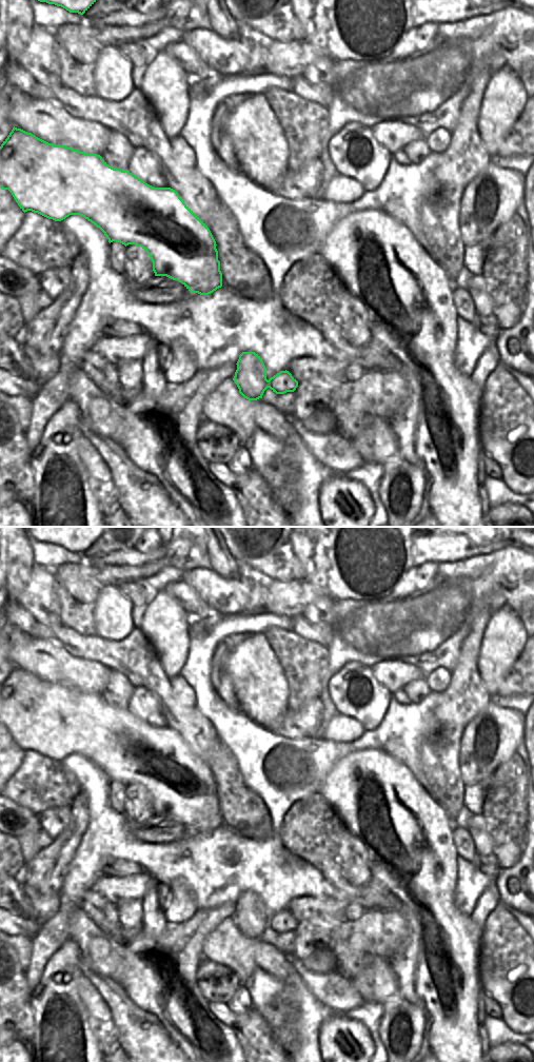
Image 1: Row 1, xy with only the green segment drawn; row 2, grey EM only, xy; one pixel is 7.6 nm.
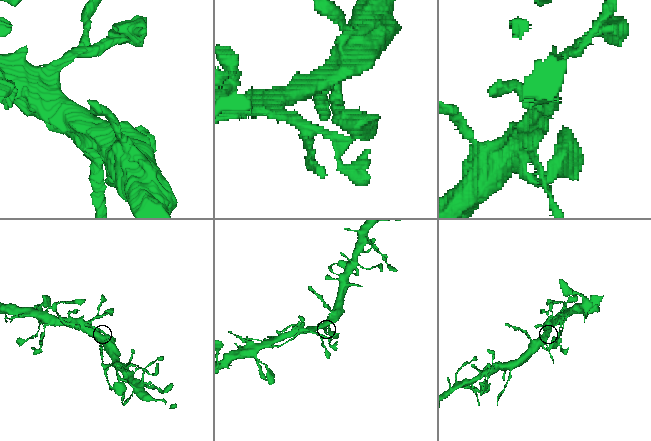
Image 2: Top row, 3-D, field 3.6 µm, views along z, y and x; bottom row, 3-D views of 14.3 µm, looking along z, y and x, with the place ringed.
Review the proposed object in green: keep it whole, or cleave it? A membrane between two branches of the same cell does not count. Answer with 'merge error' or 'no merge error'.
no merge error

